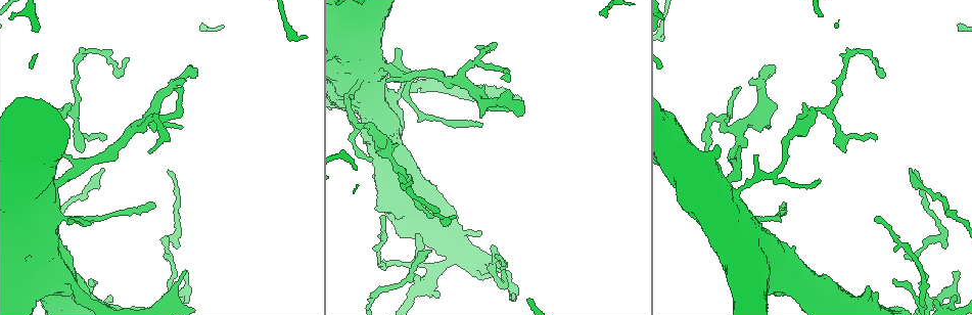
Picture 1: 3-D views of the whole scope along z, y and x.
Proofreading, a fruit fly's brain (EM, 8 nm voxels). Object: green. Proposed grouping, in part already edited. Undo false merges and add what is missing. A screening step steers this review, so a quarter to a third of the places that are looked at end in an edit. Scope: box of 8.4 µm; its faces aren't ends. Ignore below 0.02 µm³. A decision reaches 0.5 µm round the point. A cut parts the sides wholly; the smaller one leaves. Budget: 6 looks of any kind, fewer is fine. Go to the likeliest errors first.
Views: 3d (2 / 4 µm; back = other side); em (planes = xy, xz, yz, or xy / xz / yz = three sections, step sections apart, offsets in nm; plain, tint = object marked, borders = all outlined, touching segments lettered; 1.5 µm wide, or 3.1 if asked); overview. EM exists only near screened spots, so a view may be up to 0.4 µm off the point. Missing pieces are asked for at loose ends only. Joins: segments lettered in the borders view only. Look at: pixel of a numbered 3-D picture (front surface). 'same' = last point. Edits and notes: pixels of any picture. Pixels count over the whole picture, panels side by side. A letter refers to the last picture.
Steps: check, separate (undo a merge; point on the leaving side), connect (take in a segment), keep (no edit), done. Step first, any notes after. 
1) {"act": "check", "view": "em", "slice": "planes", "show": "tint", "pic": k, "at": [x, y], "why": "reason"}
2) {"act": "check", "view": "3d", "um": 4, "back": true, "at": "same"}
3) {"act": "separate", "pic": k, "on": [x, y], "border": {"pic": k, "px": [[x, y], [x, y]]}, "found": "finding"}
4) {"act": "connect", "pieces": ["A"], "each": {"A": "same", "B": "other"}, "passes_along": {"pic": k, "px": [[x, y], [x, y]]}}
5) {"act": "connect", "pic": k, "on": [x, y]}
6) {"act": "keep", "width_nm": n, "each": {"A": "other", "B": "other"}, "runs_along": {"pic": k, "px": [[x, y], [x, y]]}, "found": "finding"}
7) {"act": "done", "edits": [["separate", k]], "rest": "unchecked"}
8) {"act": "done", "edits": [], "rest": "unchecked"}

{"act": "check", "view": "em", "slice": "planes", "show": "plain", "pic": 1, "at": [181, 89], "why": "an open end"}

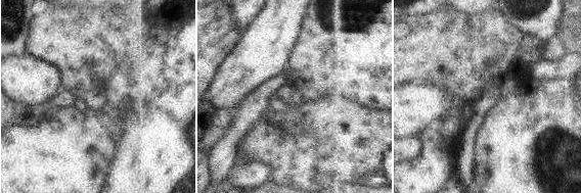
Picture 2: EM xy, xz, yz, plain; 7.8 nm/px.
{"act": "check", "view": "em", "slice": "planes", "show": "borders", "at": "same"}

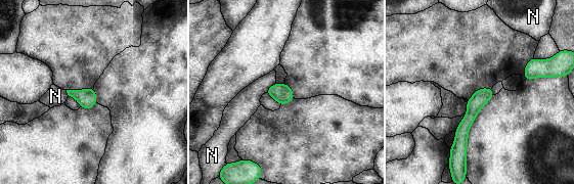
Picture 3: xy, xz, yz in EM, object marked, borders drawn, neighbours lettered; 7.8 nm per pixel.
{"act": "keep", "each": {"N": "other"}, "border": {"pic": 3, "px": [[275, 82], [264, 92]]}, "found": "none of them fits"}

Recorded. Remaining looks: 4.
{"act": "check", "view": "3d", "um": 4, "pic": 1, "at": [123, 67], "why": "branch stops here"}

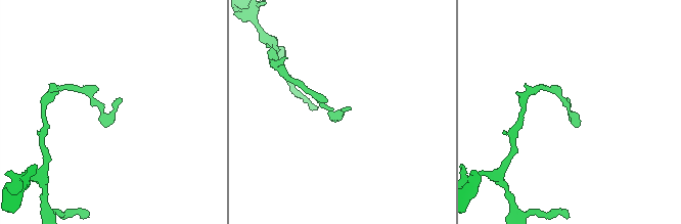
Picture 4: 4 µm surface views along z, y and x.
{"act": "check", "view": "em", "slice": "xy", "step": 4, "show": "borders", "pic": 4, "at": [115, 114], "why": "now the EM"}

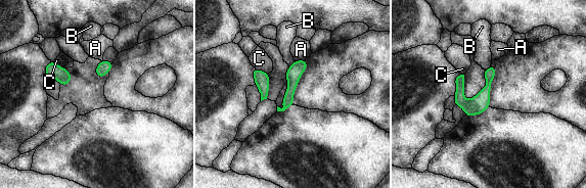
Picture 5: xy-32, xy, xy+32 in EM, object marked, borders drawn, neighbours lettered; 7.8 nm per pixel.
{"act": "check", "view": "em", "slice": "planes", "show": "borders", "at": "same"}

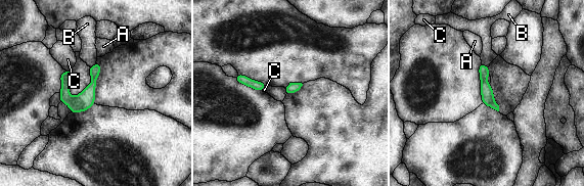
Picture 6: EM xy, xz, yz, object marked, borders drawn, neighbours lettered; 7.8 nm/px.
{"act": "keep", "each": {"A": "other", "B": "other", "C": "other"}, "border": {"pic": 6, "px": [[95, 61], [89, 66]]}, "found": "no lettered segment goes on from it"}

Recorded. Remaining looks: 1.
{"act": "done", "edits": [], "rest": "unchecked"}

